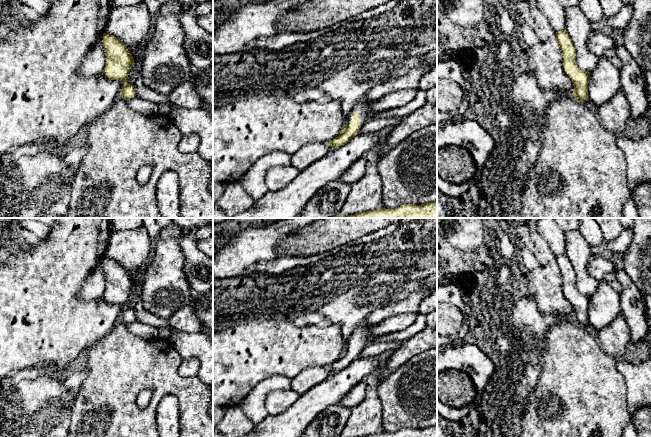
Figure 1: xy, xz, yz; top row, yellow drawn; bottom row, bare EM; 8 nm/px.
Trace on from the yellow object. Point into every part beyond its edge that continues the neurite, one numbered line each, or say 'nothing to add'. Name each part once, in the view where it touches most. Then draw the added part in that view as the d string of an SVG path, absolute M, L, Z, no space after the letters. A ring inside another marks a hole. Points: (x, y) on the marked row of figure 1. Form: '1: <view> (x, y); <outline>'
1: xz (362, 107); M367 99L362 100L359 104L355 106L355 108L352 110L352 113L355 113L356 111L359 111L359 123L361 126L368 120L368 101ZM351 114L347 118L346 124L351 123L352 117Z

